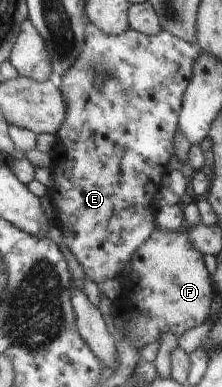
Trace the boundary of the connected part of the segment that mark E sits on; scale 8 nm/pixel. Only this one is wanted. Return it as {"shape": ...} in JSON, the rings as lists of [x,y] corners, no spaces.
{"shape":[[[89,22],[86,23],[85,28],[84,45],[82,45],[82,51],[80,51],[78,59],[74,61],[74,65],[57,81],[58,89],[62,93],[62,97],[64,97],[64,103],[66,103],[66,119],[64,119],[62,127],[55,134],[55,142],[50,152],[51,163],[54,166],[54,157],[58,157],[58,153],[62,153],[62,145],[64,145],[66,157],[72,161],[72,167],[70,167],[70,171],[52,171],[52,185],[47,187],[47,196],[52,201],[52,206],[55,207],[56,213],[58,213],[54,219],[58,219],[58,225],[67,246],[80,262],[80,265],[82,265],[85,275],[91,281],[99,284],[107,279],[119,278],[122,271],[130,263],[134,251],[144,241],[148,241],[148,237],[157,229],[155,227],[154,217],[158,213],[159,205],[155,196],[163,188],[162,177],[169,173],[168,163],[170,163],[170,159],[172,159],[172,155],[175,153],[173,139],[176,137],[176,131],[178,130],[177,123],[183,95],[188,87],[188,83],[192,79],[194,63],[200,53],[200,49],[197,44],[188,43],[184,39],[172,37],[170,33],[164,30],[160,31],[158,35],[149,36],[128,28],[116,36],[104,33],[102,29],[98,29],[96,25],[92,25]]]}

